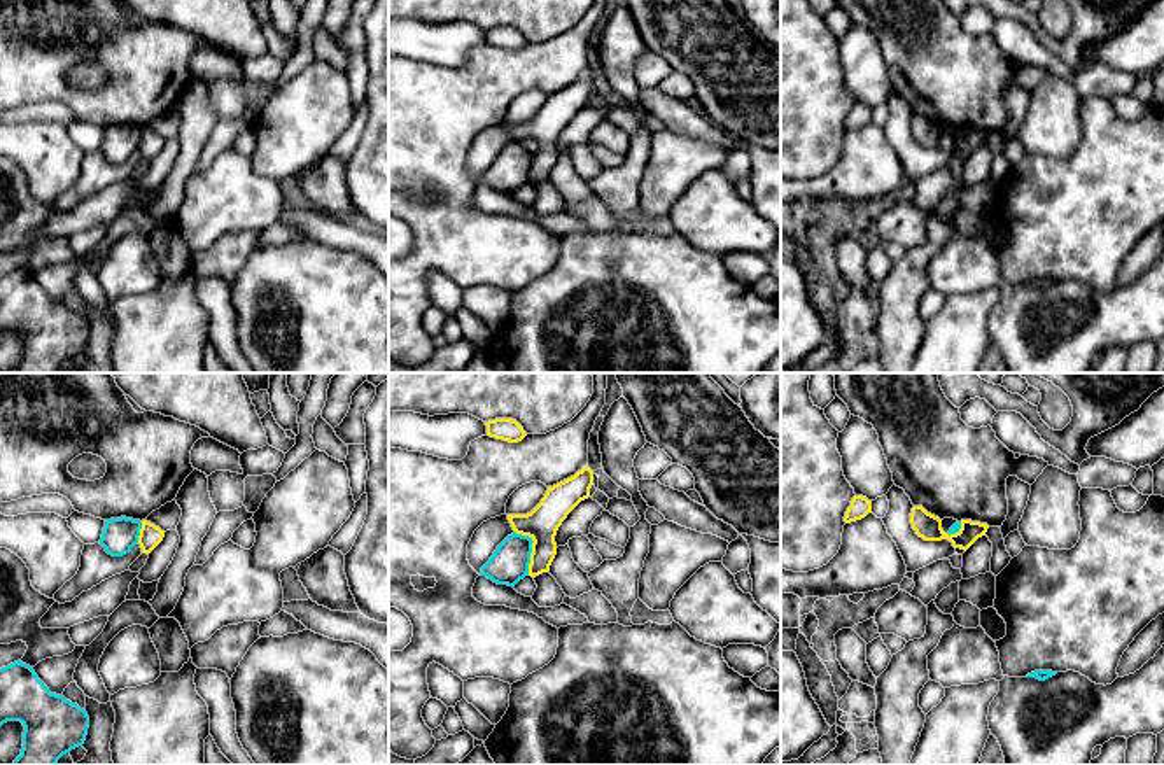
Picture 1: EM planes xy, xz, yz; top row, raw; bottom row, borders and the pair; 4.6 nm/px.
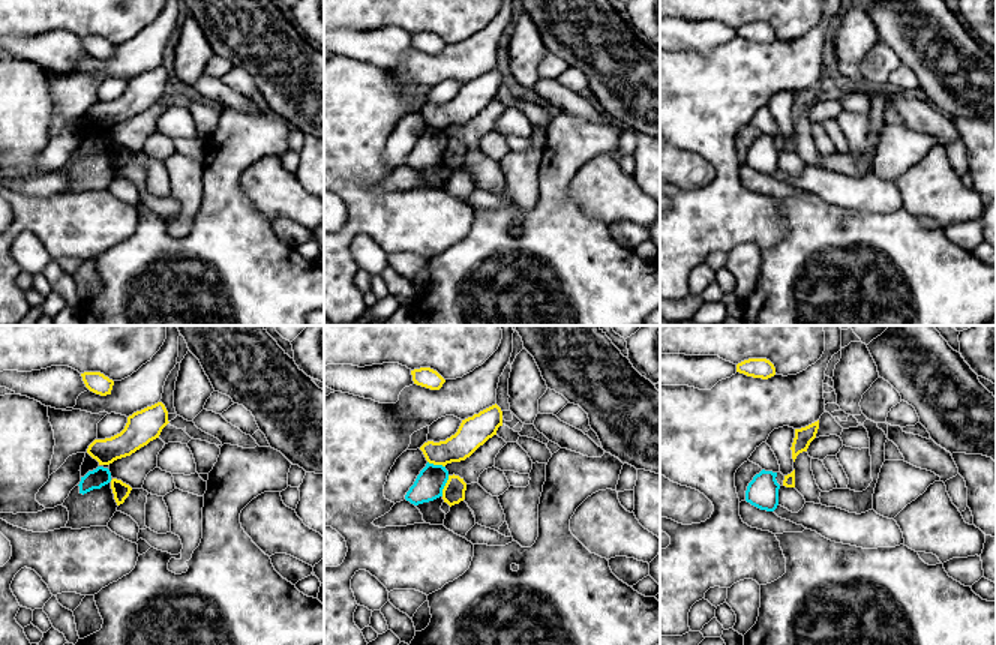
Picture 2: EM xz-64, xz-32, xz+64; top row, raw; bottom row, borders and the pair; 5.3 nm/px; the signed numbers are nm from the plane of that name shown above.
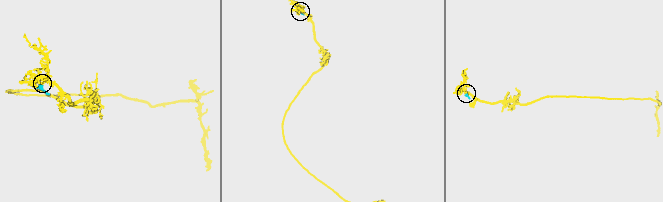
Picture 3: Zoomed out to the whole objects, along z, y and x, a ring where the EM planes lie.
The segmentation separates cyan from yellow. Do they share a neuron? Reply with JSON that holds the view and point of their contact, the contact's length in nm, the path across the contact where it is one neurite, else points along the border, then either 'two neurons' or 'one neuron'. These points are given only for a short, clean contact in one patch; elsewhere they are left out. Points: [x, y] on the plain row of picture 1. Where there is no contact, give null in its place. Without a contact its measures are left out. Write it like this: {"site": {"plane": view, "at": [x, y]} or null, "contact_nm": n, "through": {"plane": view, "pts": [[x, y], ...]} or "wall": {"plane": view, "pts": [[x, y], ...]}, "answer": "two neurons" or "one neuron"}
{"site": {"plane": "xz", "at": [531, 158]}, "contact_nm": 220, "wall": {"plane": "xz", "pts": [[515, 139], [532, 149], [529, 182]]}, "answer": "two neurons"}

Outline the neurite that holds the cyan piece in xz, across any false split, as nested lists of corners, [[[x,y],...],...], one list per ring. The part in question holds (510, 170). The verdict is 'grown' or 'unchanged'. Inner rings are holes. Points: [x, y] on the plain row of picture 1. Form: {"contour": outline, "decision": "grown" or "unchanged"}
{"contour": [[[513,140],[497,154],[480,182],[497,193],[515,194],[529,184],[532,151],[532,145]]], "decision": "unchanged"}

